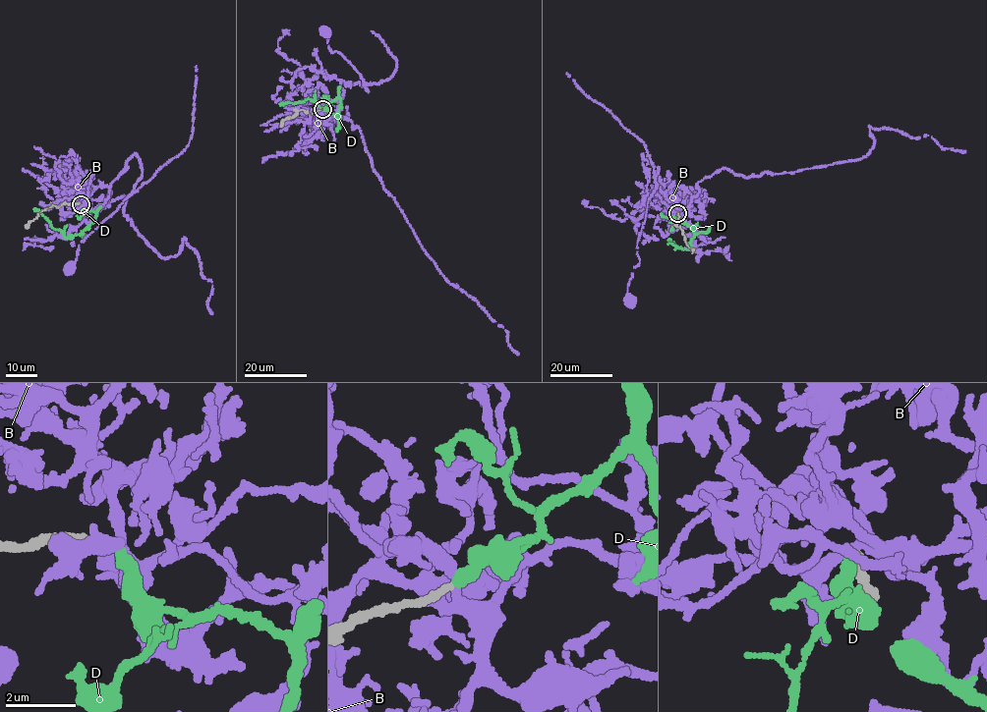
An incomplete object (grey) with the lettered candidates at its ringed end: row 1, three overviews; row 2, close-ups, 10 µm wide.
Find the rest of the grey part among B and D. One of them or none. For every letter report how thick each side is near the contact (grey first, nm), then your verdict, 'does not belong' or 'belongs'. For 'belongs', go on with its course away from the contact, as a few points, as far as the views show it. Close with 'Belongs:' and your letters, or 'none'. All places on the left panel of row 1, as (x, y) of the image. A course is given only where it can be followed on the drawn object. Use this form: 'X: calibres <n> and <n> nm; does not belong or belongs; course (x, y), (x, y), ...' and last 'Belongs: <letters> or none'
B: calibres 200 and 280 nm; does not belong
D: calibres 190 and 340 nm; belongs; course (81, 204), (83, 209), (95, 214), (85, 230), (68, 237), (32, 208)
Belongs: D

